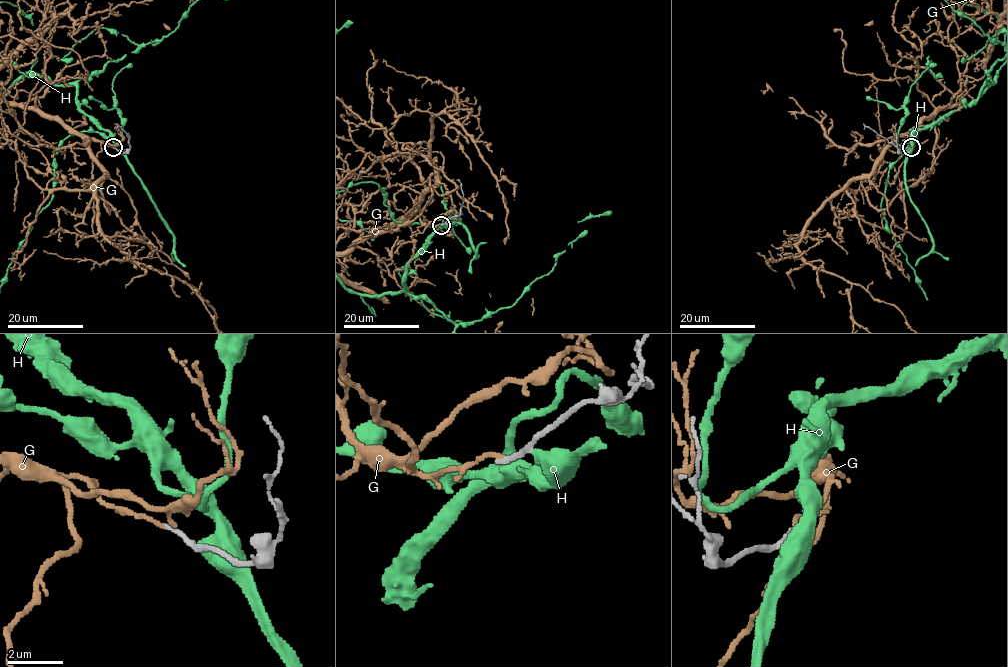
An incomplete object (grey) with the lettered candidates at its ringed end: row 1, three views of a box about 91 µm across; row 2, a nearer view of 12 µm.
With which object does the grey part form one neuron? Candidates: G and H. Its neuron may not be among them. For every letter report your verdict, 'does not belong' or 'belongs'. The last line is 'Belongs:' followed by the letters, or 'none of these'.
G: does not belong
H: does not belong
Belongs: none of these

